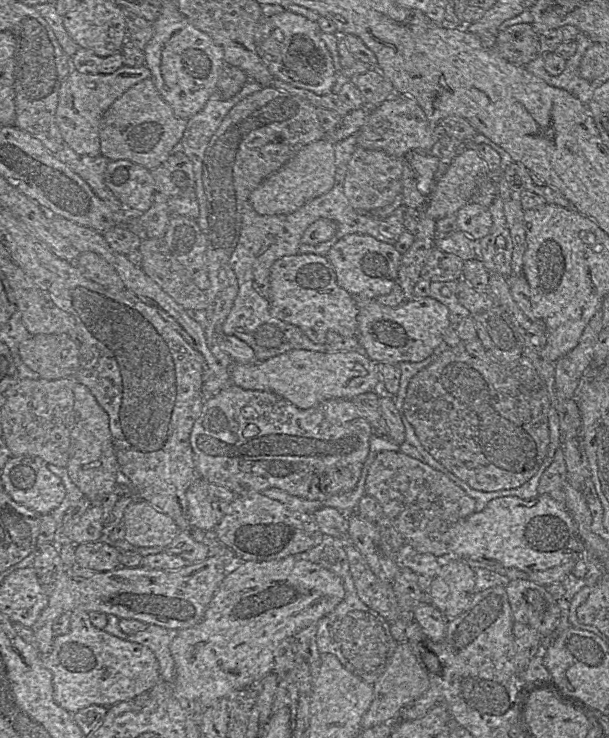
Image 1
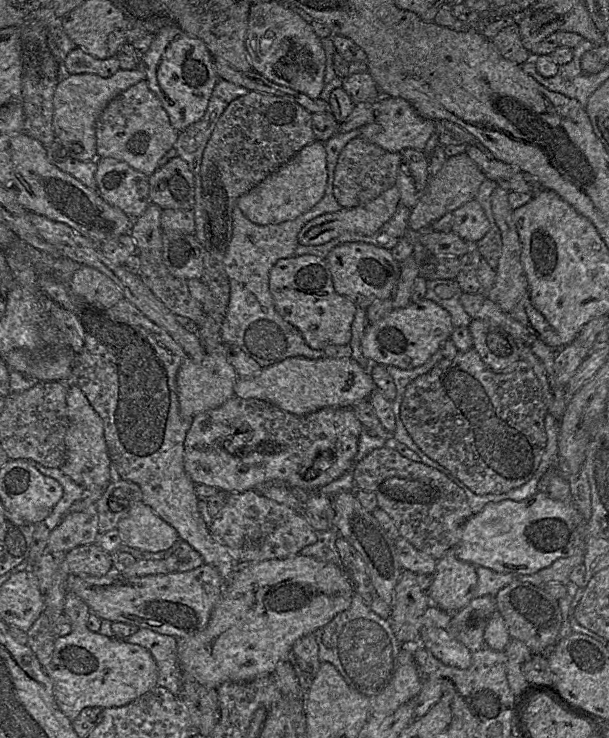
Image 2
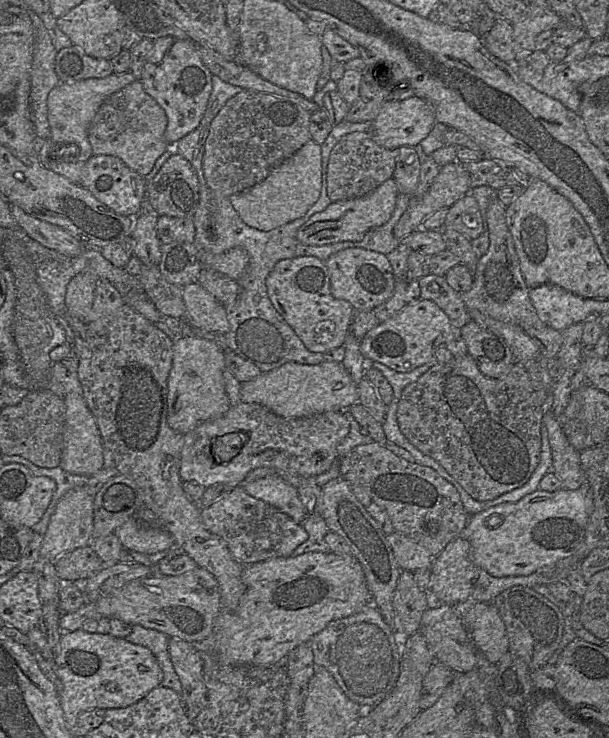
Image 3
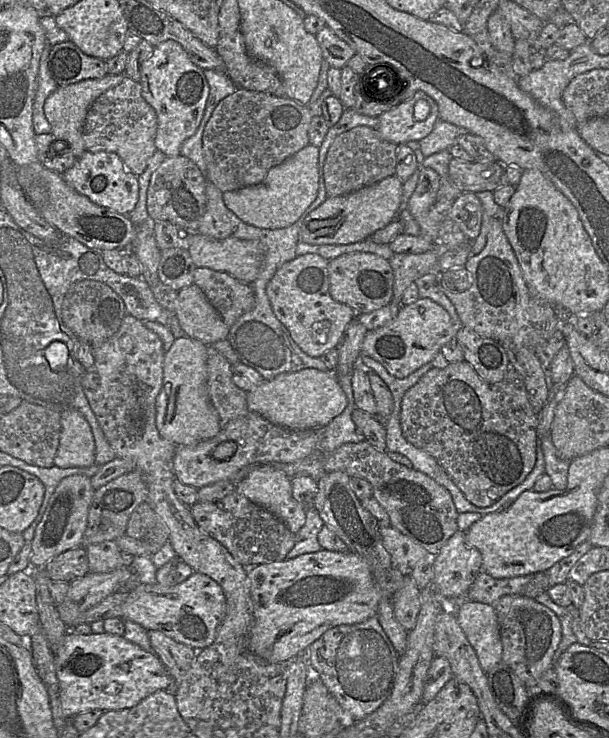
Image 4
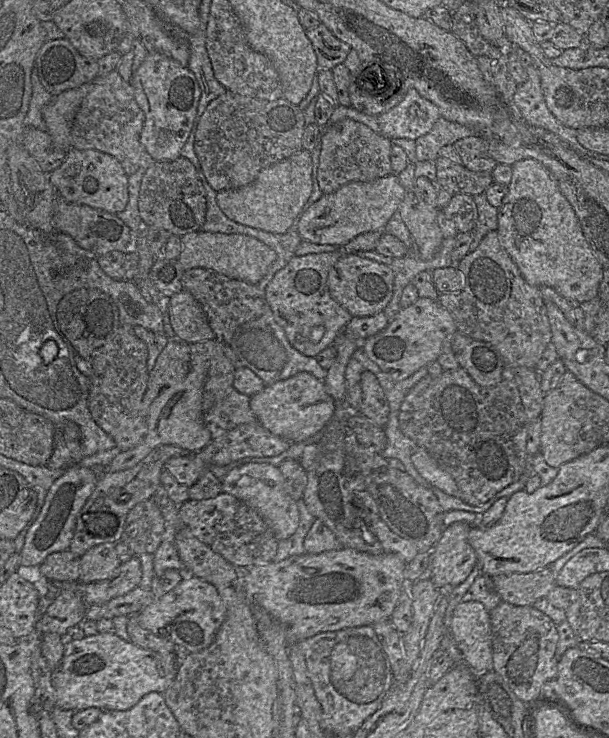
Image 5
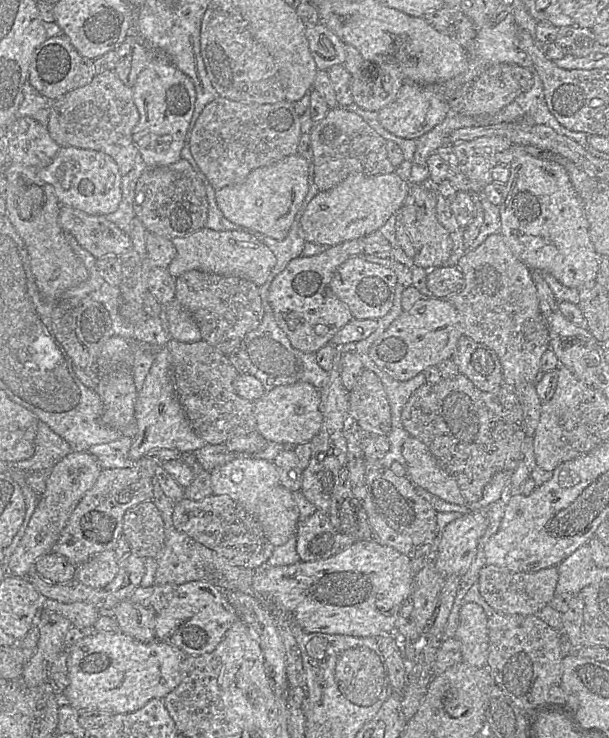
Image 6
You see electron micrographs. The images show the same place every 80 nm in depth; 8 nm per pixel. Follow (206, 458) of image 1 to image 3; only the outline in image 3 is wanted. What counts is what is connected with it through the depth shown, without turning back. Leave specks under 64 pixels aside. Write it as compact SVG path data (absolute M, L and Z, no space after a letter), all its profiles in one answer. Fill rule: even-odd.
M240 402L219 418L202 422L184 435L179 476L205 488L214 484L239 486L257 468L269 467L291 475L312 477L331 468L337 460L337 446L347 436L350 424L346 411L330 411L302 418L284 418L256 403ZM240 433L244 438L240 452L228 462L216 462L211 447L218 437Z

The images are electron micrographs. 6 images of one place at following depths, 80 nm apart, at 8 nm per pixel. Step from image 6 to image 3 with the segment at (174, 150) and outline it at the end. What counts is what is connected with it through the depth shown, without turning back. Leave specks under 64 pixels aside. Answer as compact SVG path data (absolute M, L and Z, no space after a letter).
M165 36L154 41L152 52L147 57L142 71L141 82L145 92L154 98L163 108L167 116L165 139L169 145L175 145L177 141L193 131L199 125L212 91L212 73L203 64L198 44L191 39L178 39Z

